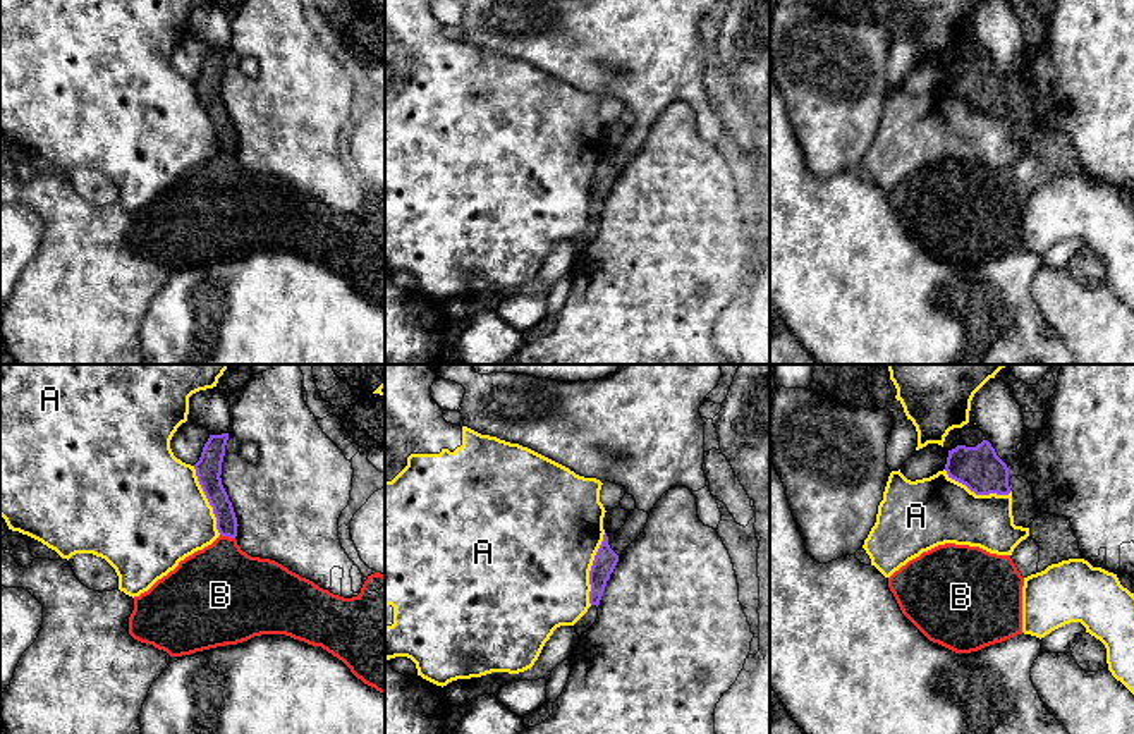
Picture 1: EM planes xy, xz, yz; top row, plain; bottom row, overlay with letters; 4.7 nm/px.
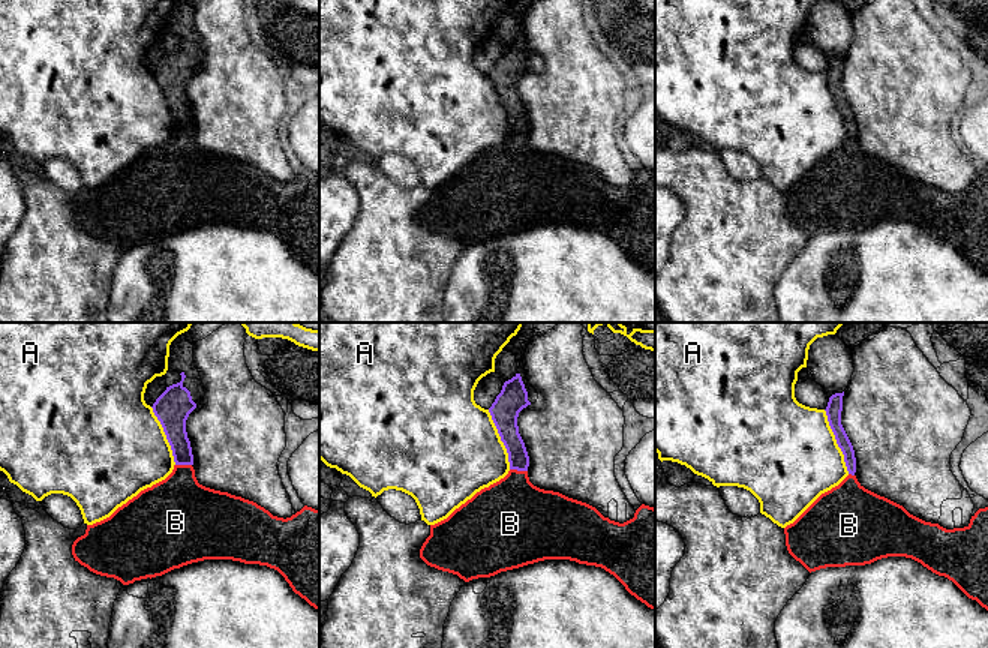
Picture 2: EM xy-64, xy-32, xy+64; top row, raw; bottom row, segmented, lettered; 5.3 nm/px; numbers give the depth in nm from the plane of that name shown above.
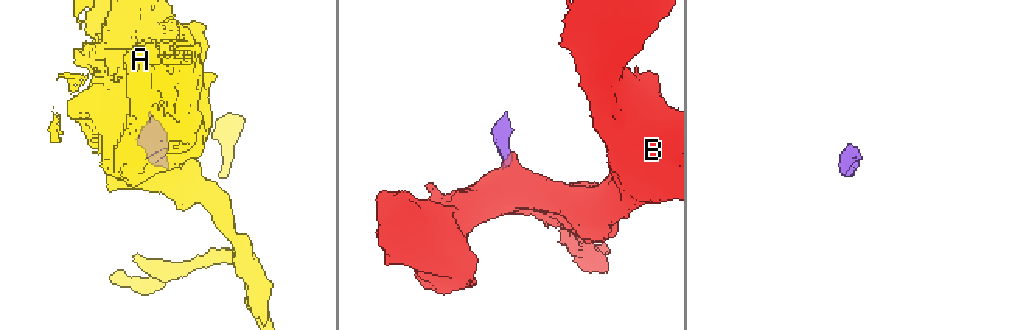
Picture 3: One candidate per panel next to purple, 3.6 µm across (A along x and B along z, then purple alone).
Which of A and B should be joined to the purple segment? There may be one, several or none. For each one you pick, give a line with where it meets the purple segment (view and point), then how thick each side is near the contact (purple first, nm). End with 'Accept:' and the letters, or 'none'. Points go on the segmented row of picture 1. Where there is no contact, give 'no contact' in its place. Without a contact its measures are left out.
B: meets purple in xy at (227, 535); 100 nm thick on the purple side, 400 nm on the other
Accept: B

